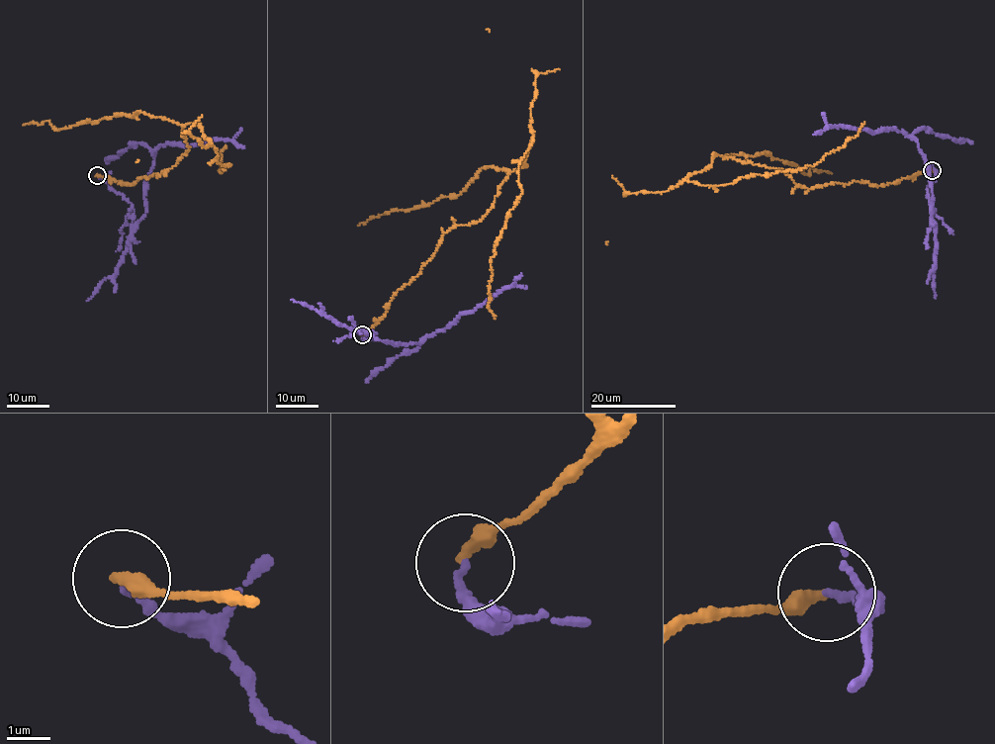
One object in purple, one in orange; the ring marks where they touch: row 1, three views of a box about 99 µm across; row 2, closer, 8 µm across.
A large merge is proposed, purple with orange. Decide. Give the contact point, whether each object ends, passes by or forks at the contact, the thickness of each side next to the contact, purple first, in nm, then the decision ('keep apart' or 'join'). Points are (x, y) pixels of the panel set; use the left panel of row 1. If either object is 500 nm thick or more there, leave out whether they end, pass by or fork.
at (97, 175); purple ends there; orange ends there; 180 nm thick on the purple side, 260 nm on the other; keep apart

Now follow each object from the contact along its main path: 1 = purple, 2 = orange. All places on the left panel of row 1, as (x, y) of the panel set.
1: (96, 175), (132, 204), (135, 224), (144, 214), (144, 184), (157, 147), (216, 139), (232, 139), (244, 148)
2: (96, 175), (130, 185), (167, 171), (193, 122), (229, 164), (222, 172), (225, 145)

